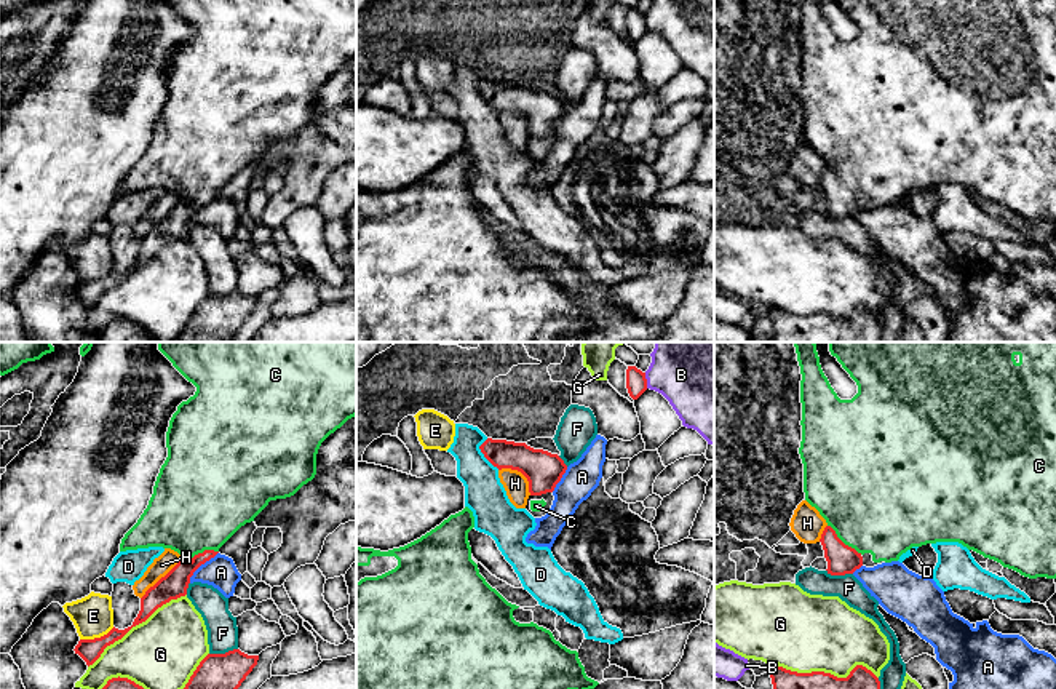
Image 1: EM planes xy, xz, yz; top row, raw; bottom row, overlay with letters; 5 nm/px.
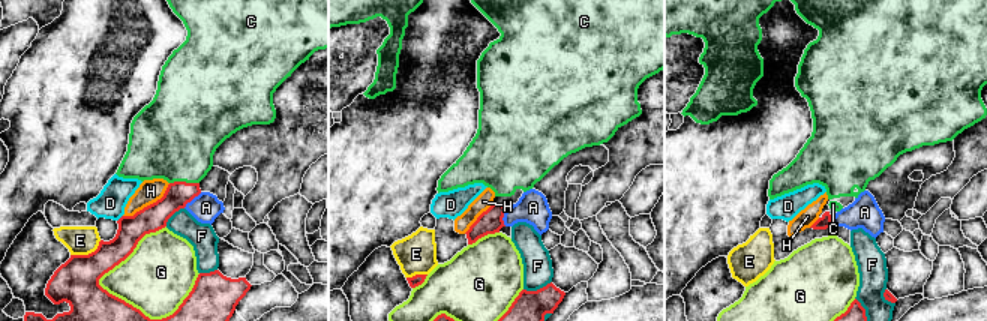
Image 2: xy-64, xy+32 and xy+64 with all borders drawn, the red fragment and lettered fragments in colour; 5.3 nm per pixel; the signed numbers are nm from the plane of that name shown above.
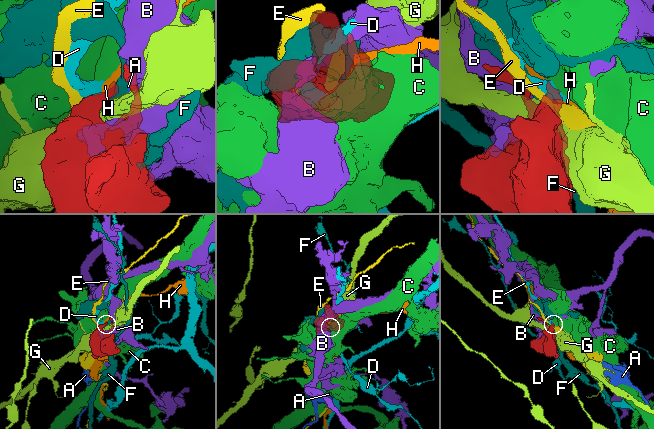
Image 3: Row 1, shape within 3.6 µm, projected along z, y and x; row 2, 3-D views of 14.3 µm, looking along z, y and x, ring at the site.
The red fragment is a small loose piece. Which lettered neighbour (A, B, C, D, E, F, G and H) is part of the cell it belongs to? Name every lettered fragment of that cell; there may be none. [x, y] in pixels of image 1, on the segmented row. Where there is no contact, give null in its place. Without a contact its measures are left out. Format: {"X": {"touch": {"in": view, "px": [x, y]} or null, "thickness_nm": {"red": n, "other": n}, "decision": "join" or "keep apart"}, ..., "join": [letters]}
{"A": {"touch": {"in": "xy", "px": [200, 565]}, "thickness_nm": {"red": 140, "other": 160}, "decision": "keep apart"}, "B": {"touch": {"in": "xz", "px": [646, 381]}, "thickness_nm": {"red": 110, "other": 420}, "decision": "keep apart"}, "C": {"touch": {"in": "yz", "px": [842, 542]}, "thickness_nm": {"red": 150, "other": 480}, "decision": "join"}, "D": {"touch": {"in": "xz", "px": [483, 453]}, "thickness_nm": {"red": 150, "other": 200}, "decision": "keep apart"}, "E": {"touch": {"in": "xy", "px": [96, 638]}, "thickness_nm": {"red": 110, "other": 200}, "decision": "keep apart"}, "F": {"touch": {"in": "xy", "px": [222, 654]}, "thickness_nm": {"red": 180, "other": 160}, "decision": "keep apart"}, "G": {"touch": {"in": "yz", "px": [823, 672]}, "thickness_nm": {"red": 110, "other": 400}, "decision": "keep apart"}, "H": {"touch": {"in": "xz", "px": [521, 472]}, "thickness_nm": {"red": 190, "other": 120}, "decision": "keep apart"}, "join": ["C"]}

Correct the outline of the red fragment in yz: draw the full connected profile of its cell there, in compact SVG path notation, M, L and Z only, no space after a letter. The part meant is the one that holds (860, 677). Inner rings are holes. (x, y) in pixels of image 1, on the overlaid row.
M770 665L773 689L880 689L879 678L863 665L856 665L847 678L824 671L797 673Z

